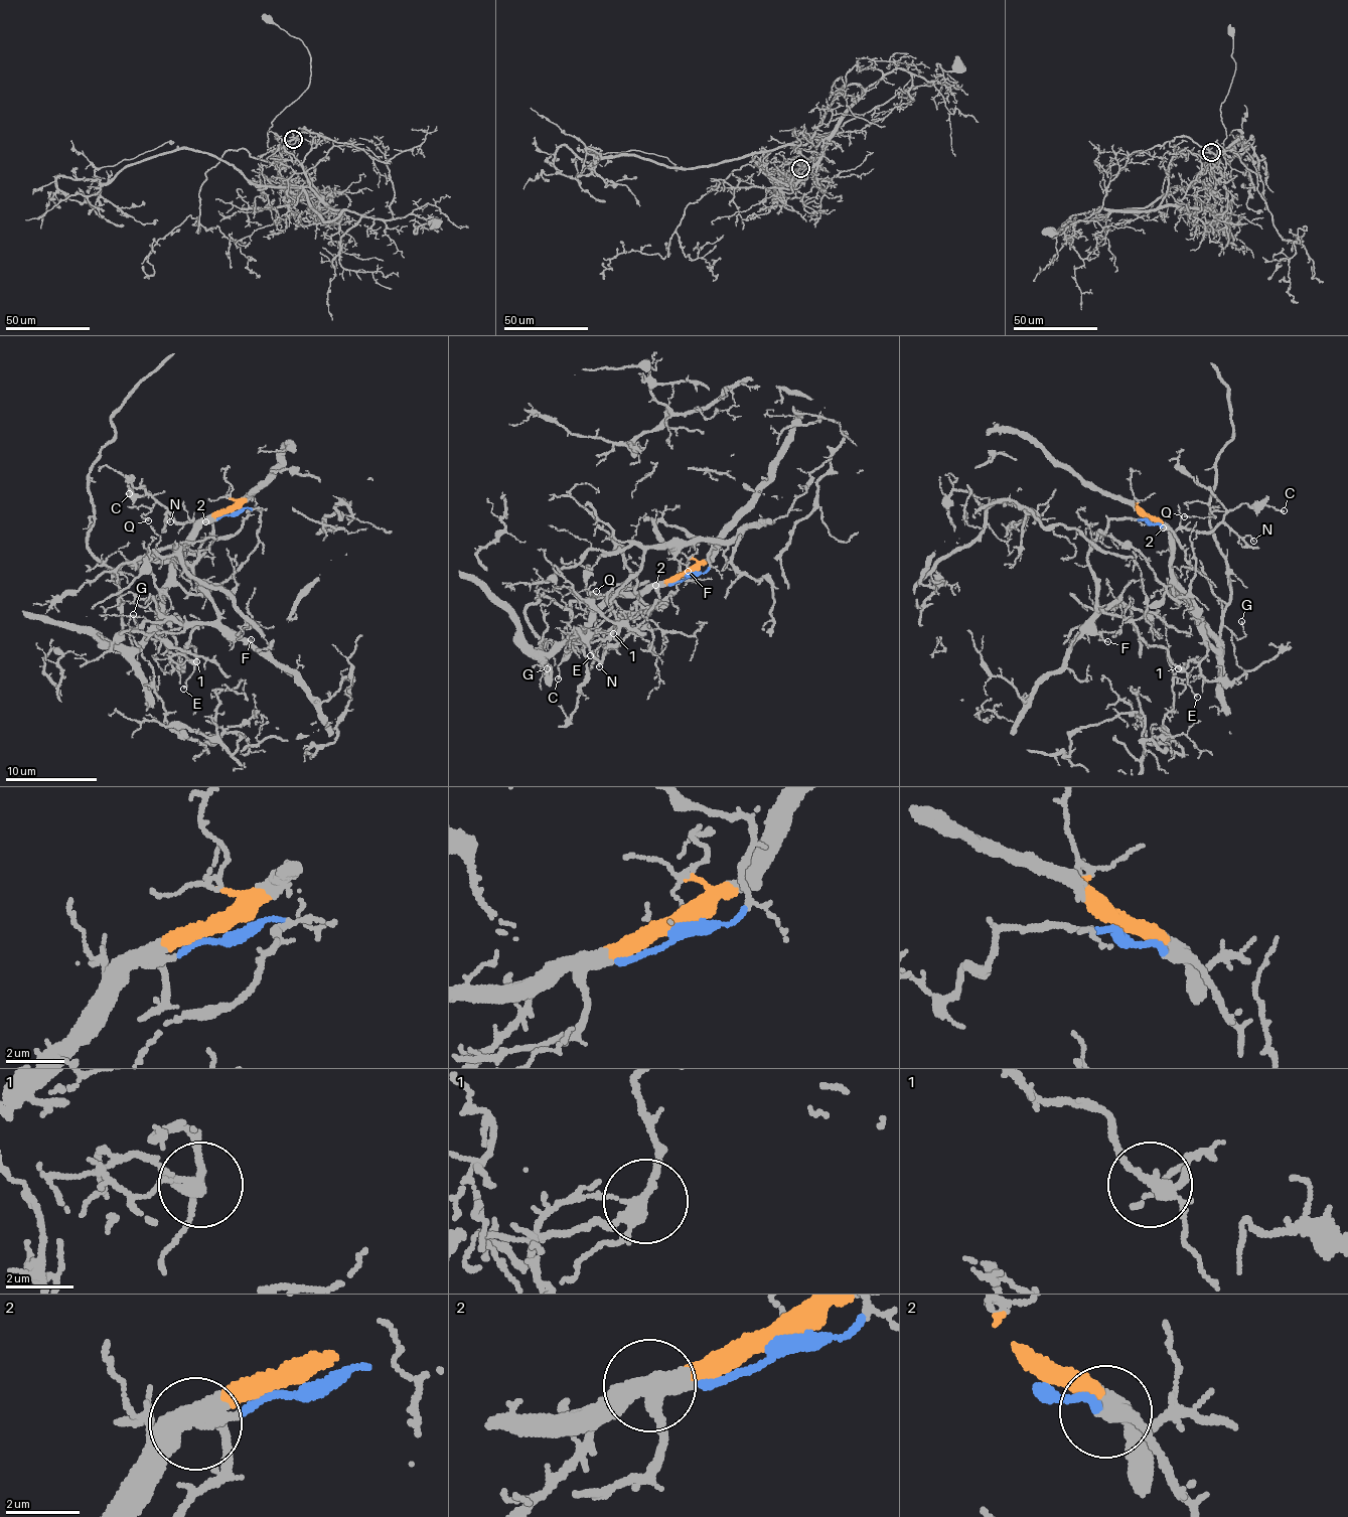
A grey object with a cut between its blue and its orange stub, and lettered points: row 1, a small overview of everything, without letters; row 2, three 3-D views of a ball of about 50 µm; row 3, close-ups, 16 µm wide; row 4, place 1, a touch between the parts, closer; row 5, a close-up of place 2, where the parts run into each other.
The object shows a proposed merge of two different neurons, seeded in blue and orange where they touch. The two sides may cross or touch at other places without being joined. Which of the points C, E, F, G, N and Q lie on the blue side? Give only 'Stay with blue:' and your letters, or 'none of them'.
Stay with blue: E, F

